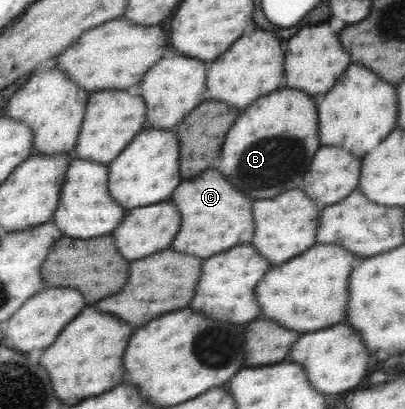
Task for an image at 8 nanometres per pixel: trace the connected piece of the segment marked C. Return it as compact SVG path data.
M215 166L190 179L182 179L171 199L181 214L181 228L171 246L175 252L209 258L227 248L248 244L253 239L253 202L249 200L249 196L241 194L231 182L227 182L227 178Z

